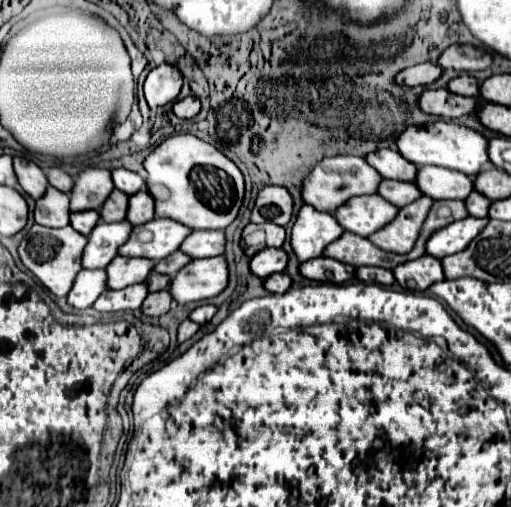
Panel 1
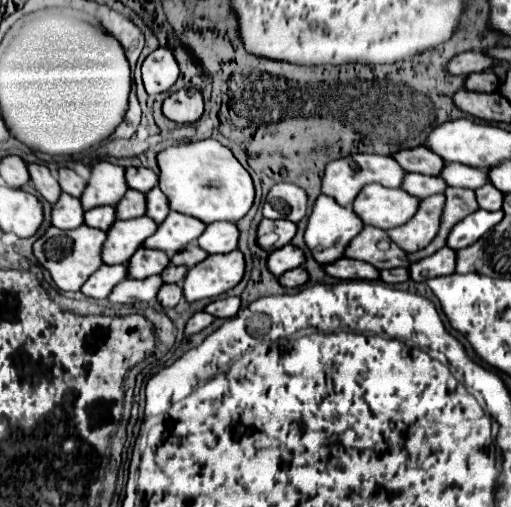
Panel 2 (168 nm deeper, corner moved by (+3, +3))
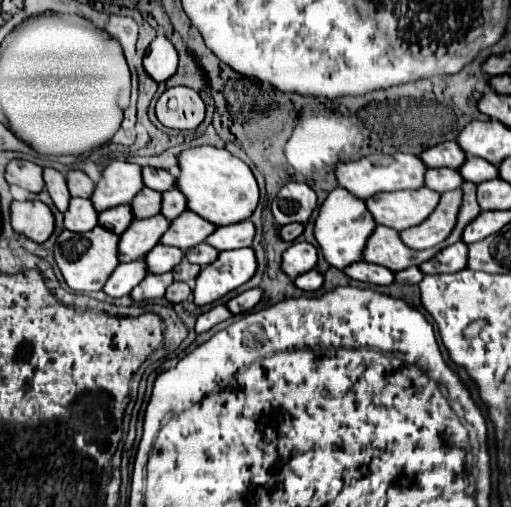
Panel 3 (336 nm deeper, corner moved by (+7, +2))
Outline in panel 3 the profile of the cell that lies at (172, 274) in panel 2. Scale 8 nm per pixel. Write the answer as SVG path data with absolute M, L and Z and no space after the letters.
M182 261L178 263L174 269L172 269L172 275L174 275L174 281L184 281L184 283L192 283L196 279L196 273L200 273L200 265L192 265L188 261Z

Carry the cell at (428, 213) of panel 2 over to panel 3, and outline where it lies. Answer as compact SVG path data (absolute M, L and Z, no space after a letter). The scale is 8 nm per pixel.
M460 189L448 191L440 195L440 201L430 217L426 217L420 225L408 227L400 231L400 239L410 249L428 249L438 245L448 237L452 225L456 223L456 209L460 205Z

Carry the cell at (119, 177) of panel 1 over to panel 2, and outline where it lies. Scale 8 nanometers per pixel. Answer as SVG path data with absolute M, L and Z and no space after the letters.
M128 168L126 182L134 190L150 192L154 186L158 186L158 174L154 174L150 168Z

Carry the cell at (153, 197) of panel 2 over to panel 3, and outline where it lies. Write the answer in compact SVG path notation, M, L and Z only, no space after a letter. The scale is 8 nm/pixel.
M170 189L170 191L164 191L164 193L162 193L162 209L160 209L160 213L162 213L166 219L178 217L184 209L186 209L186 205L184 205L184 195L182 195L178 189Z

